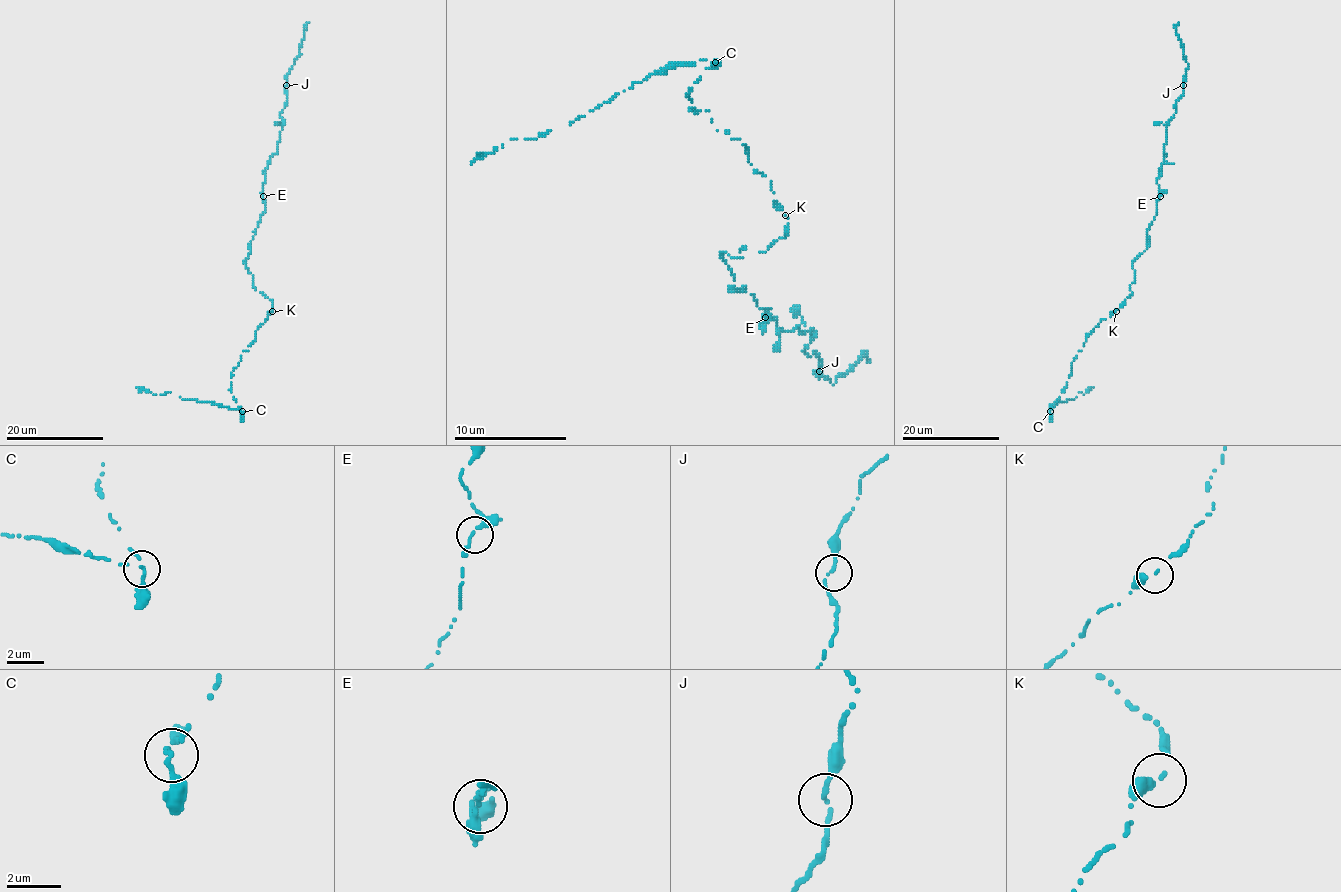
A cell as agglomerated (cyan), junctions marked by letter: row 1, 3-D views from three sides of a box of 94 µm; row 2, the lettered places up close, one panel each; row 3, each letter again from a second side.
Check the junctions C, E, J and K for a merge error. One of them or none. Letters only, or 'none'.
C

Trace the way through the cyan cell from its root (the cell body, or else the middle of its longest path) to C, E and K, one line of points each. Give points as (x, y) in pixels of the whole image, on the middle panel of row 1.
C: (740, 258), (765, 252), (788, 218), (745, 144), (692, 111), (689, 91), (714, 62)
E: (740, 258), (723, 252), (723, 260), (734, 277), (731, 289), (745, 286), (760, 308), (771, 308), (765, 317)
K: (740, 258), (740, 249), (765, 252), (782, 238), (788, 224), (785, 215)

